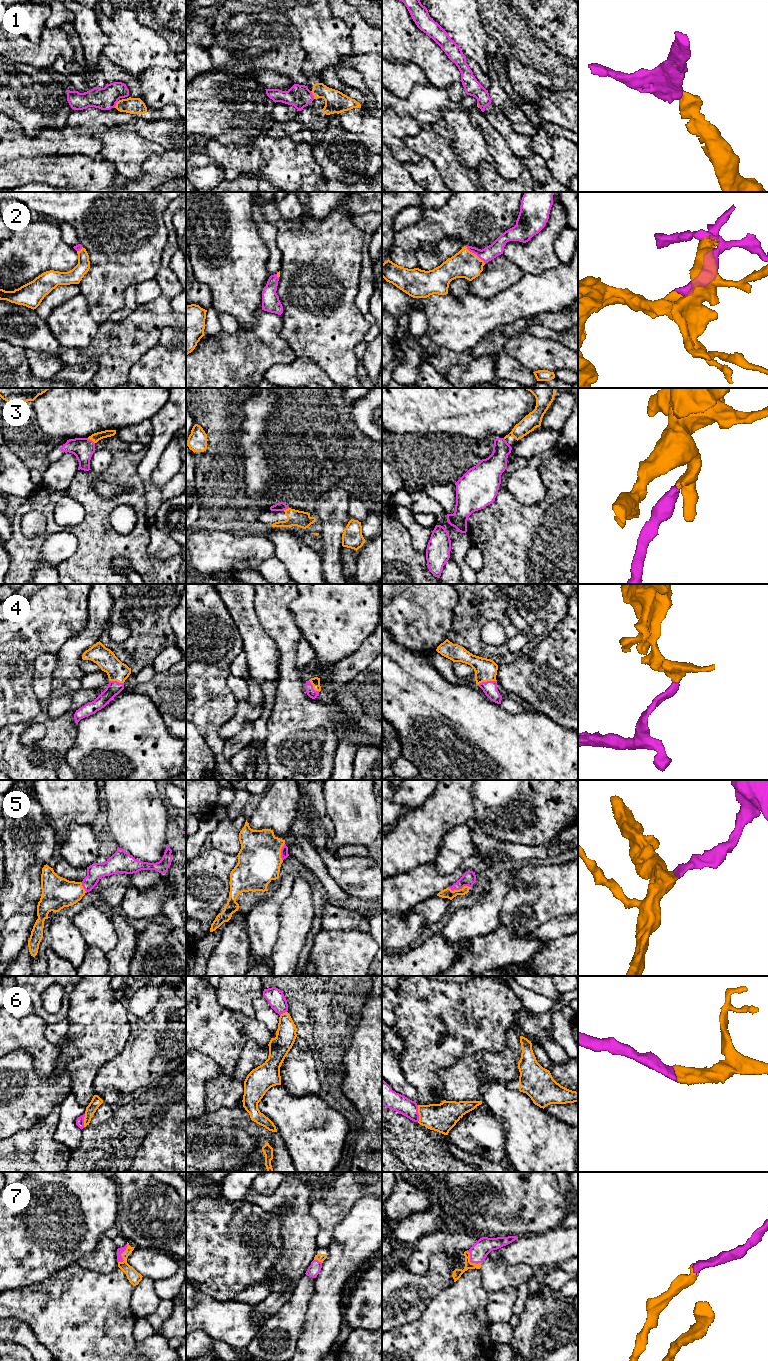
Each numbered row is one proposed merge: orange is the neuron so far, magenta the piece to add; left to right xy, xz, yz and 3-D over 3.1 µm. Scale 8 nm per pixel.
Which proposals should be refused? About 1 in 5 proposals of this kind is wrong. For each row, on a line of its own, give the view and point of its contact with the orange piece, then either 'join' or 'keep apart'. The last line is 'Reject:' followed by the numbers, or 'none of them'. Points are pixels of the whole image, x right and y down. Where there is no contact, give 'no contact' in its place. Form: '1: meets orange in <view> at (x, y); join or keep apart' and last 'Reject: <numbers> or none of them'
1: meets orange in xz at (313, 95); keep apart
2: meets orange in yz at (475, 254); join
3: meets orange in xy at (91, 439); join
4: meets orange in yz at (487, 680); join
5: meets orange in yz at (459, 889); join
6: meets orange in yz at (418, 1113); join
7: meets orange in yz at (469, 1261); join
Reject: 1

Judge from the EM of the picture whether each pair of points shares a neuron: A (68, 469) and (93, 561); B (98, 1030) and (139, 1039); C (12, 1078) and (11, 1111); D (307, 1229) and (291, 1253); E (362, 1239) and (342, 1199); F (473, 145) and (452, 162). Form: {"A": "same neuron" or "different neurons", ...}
{"A": "different neurons", "B": "different neurons", "C": "same neuron", "D": "same neuron", "E": "different neurons", "F": "different neurons"}

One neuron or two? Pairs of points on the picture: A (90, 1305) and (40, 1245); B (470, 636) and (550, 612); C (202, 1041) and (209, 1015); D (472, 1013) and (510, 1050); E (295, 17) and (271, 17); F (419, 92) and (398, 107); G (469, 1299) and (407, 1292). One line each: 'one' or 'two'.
A: two
B: one
C: one
D: two
E: two
F: one
G: two

